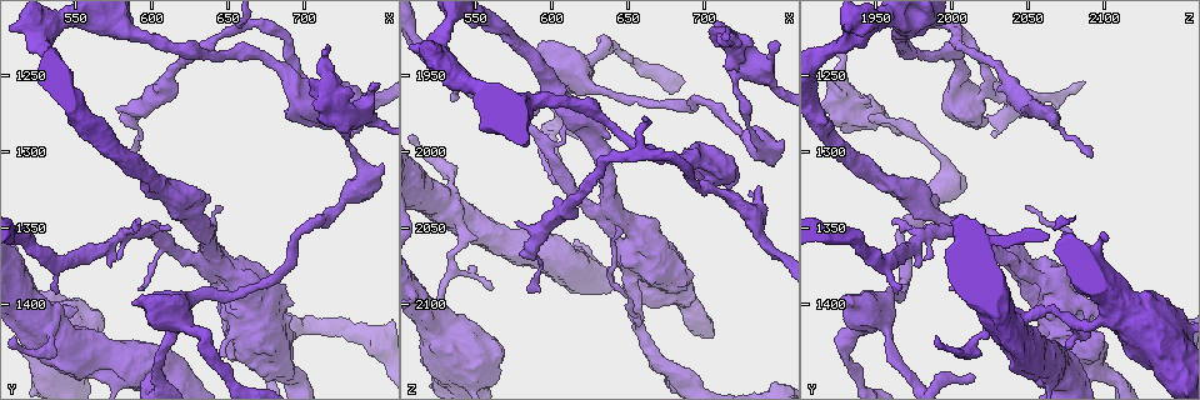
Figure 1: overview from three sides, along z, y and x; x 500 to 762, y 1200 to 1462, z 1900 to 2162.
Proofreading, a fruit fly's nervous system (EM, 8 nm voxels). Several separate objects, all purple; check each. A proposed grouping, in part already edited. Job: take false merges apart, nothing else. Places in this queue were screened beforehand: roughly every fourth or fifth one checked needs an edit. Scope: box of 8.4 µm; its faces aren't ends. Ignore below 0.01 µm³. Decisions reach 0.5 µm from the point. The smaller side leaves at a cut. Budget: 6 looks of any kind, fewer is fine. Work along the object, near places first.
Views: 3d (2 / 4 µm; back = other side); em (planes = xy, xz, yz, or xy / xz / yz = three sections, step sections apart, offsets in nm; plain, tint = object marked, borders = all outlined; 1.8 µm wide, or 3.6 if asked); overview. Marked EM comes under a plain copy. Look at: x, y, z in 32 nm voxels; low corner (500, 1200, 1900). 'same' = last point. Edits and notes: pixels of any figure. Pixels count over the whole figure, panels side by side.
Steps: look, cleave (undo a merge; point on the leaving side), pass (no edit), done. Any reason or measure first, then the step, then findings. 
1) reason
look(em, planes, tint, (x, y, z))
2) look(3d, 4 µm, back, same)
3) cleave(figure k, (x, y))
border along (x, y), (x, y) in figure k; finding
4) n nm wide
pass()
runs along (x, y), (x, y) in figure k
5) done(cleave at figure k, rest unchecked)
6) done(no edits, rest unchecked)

three arms meet
look(em, yz, step 16, tint, (528, 1224, 1934))

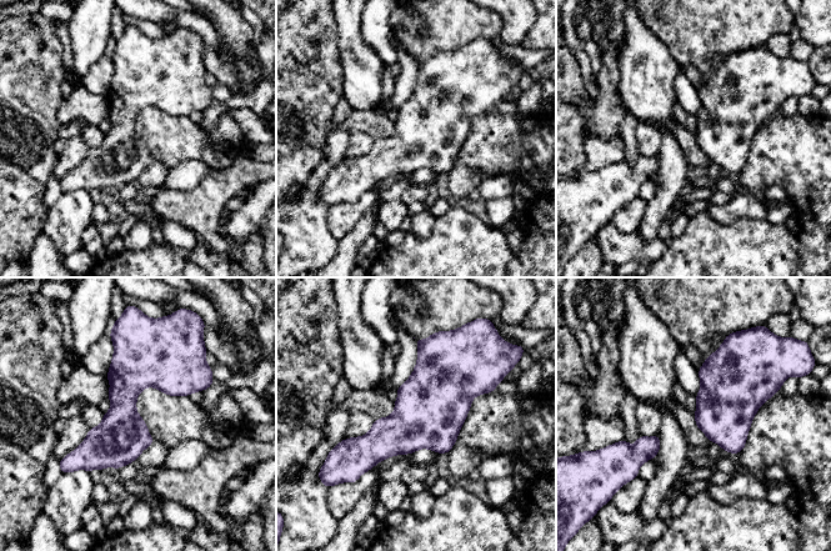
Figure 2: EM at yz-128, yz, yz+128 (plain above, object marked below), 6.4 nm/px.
another direction
look(em, planes, borders, same)

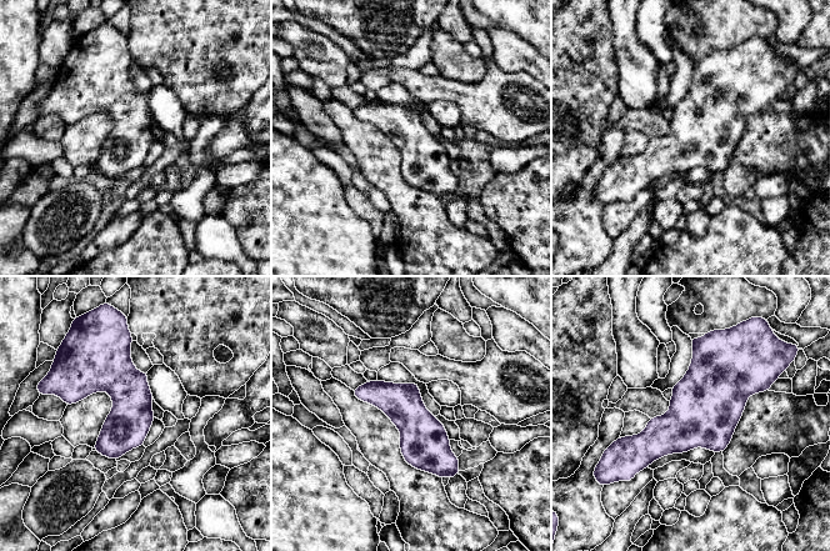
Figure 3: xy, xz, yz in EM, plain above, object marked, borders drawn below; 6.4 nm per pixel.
pass()
runs along (356, 391), (380, 394), (455, 471) in figure 3; continuous, no second neuron

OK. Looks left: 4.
calibre changes
look(em, planes, borders, (728, 1278, 1944))

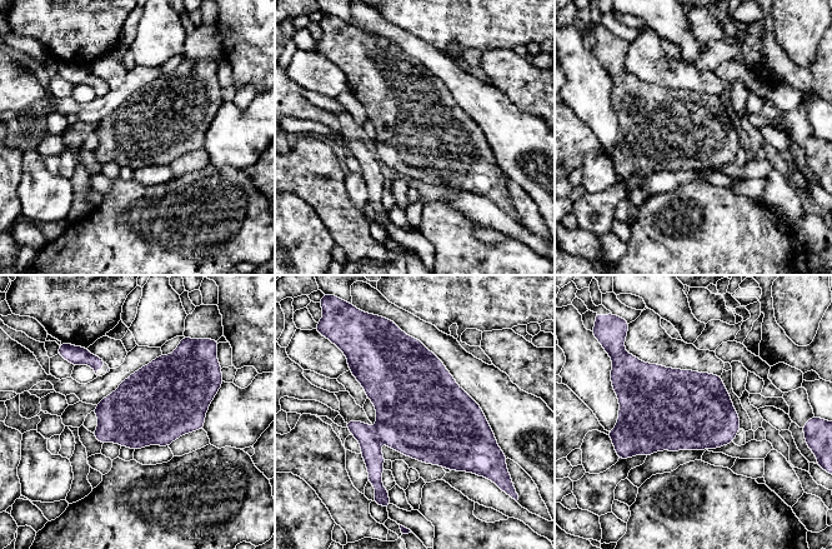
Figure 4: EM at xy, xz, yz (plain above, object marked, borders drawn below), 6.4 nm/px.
cleave(figure 4, (410, 419))
two neurons meet here

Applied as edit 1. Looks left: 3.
look(overview)

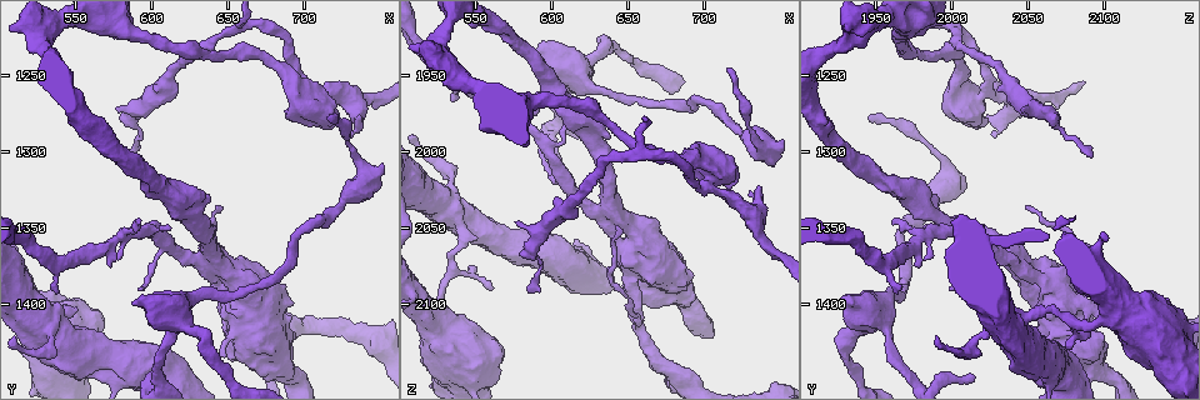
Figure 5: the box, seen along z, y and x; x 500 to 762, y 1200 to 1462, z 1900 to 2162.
look(3d, 2 µm, (740, 1314, 1998))

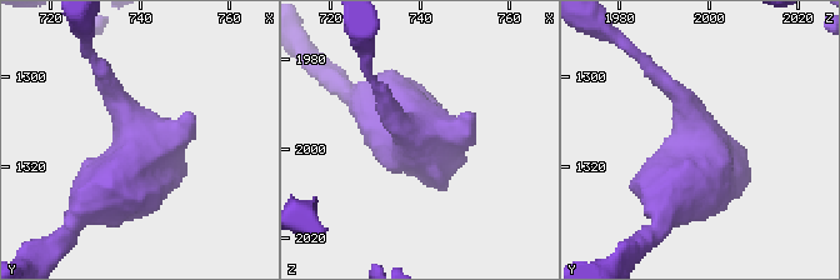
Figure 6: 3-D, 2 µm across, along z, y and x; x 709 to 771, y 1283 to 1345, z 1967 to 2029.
look(em, xy, step 8, tint, (739, 1313, 1997))

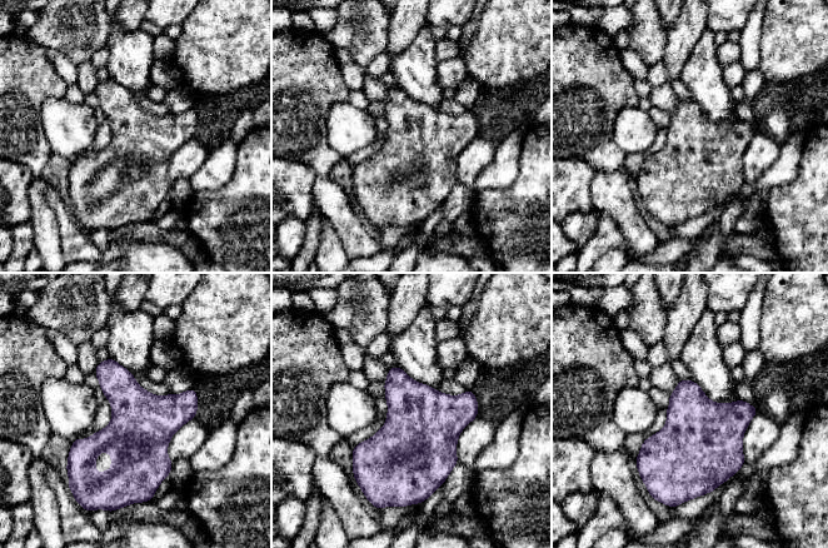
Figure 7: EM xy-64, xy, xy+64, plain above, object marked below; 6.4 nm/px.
400 nm wide
pass()
one neuron here

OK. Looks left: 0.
done(cleave at figure 4, rest unchecked)

